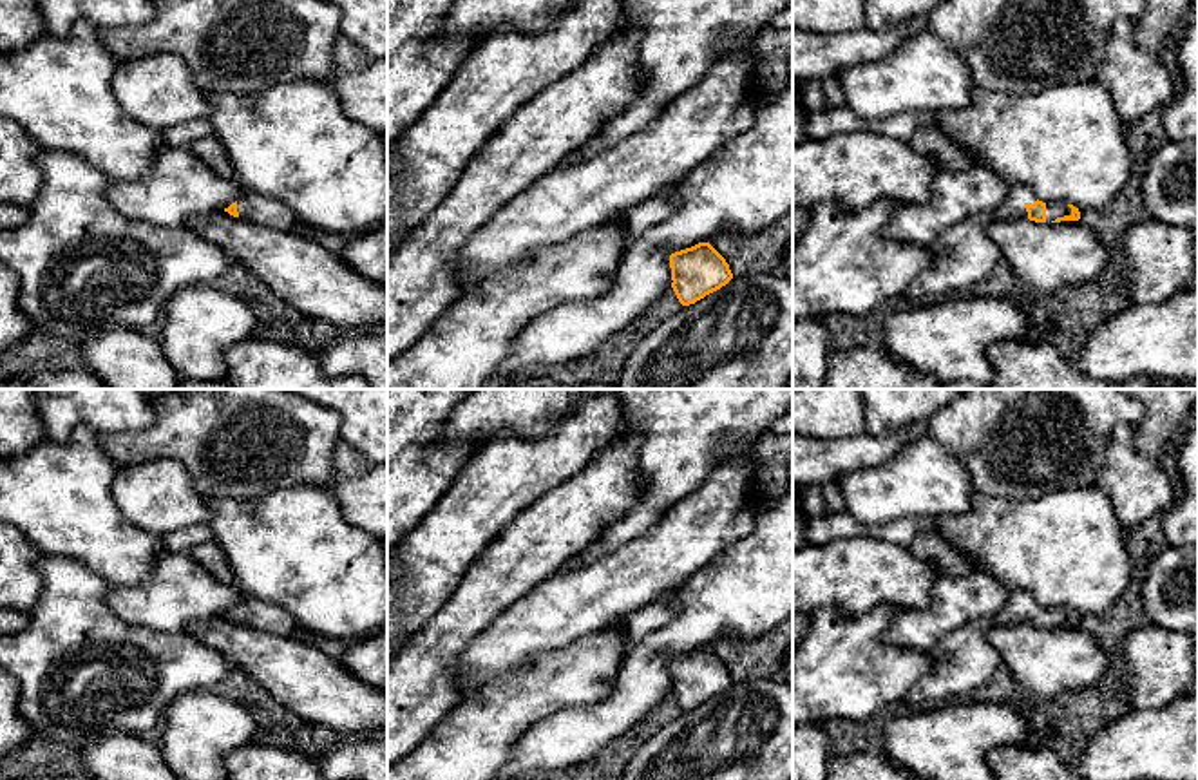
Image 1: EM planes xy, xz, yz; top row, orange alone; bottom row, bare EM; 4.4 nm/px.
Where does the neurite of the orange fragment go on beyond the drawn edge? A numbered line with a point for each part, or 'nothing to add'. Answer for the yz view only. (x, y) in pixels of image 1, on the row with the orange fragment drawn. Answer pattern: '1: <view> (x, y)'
1: yz (1054, 210)

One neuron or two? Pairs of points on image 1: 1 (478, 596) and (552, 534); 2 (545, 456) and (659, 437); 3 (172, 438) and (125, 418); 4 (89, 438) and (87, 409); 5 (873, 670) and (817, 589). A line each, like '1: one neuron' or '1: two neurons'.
1: one neuron
2: two neurons
3: two neurons
4: two neurons
5: two neurons

